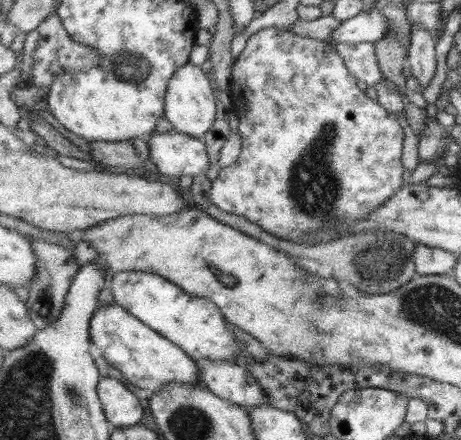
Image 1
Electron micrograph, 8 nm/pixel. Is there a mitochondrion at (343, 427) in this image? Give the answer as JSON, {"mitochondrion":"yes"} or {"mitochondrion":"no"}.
{"mitochondrion":"no"}

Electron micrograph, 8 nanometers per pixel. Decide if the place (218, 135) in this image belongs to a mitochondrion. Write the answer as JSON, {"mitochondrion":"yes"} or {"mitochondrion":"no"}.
{"mitochondrion":"no"}

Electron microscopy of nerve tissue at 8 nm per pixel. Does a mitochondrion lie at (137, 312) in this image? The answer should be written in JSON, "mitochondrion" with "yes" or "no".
{"mitochondrion":"no"}

